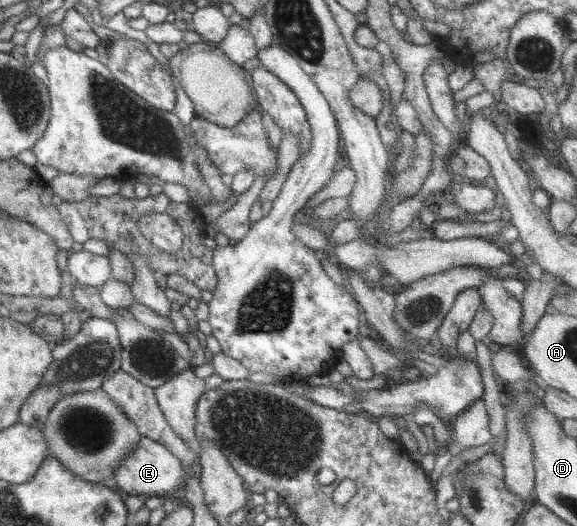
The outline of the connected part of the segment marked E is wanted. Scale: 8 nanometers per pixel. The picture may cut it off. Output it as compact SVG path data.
M140 436L135 448L122 459L118 468L114 471L113 478L116 481L118 491L126 495L143 495L153 497L171 496L179 494L184 485L184 467L182 463L165 447L159 443L151 442L151 439Z

